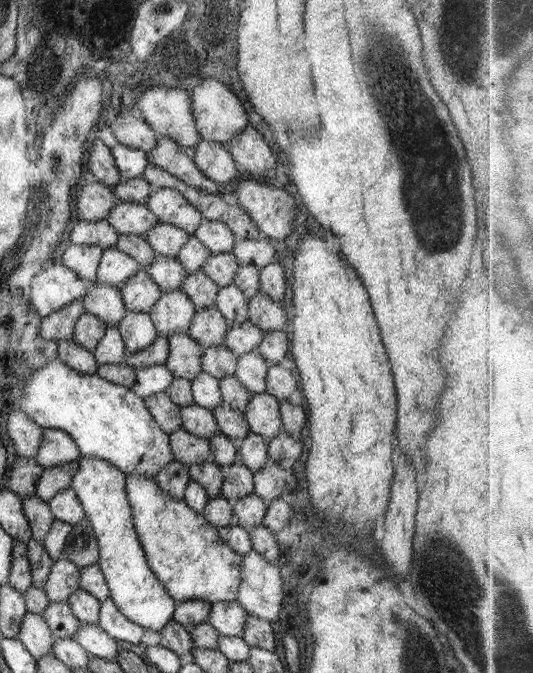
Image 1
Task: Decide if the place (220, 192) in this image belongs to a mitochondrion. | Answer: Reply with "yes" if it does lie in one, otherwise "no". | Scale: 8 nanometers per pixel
no

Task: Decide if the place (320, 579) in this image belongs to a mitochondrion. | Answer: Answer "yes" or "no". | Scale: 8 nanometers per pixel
no

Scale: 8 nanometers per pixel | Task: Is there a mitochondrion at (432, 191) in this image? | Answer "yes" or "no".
yes

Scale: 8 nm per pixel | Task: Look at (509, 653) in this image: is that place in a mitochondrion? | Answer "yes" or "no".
yes

